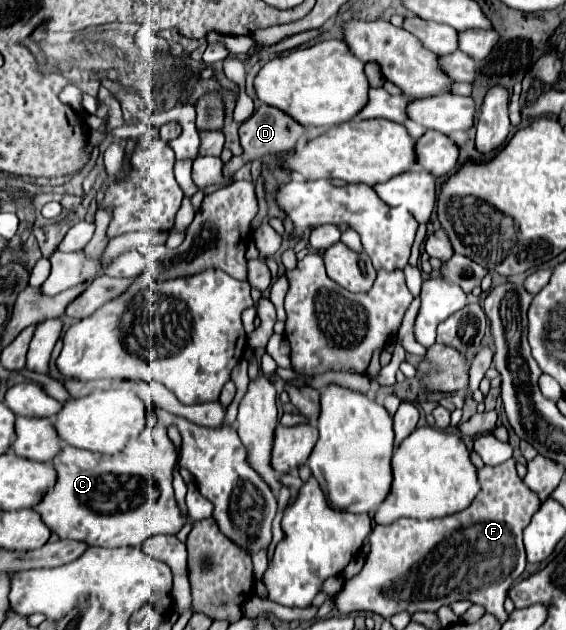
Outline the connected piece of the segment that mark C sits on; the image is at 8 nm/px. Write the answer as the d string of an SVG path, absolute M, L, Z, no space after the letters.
M148 426L118 454L94 454L64 444L60 452L50 460L52 468L56 470L56 484L34 506L34 510L42 516L48 528L58 534L58 538L80 540L88 546L140 546L146 538L156 534L178 534L188 518L182 514L172 490L172 468L176 464L176 458L176 448L168 438L166 428L162 426Z

